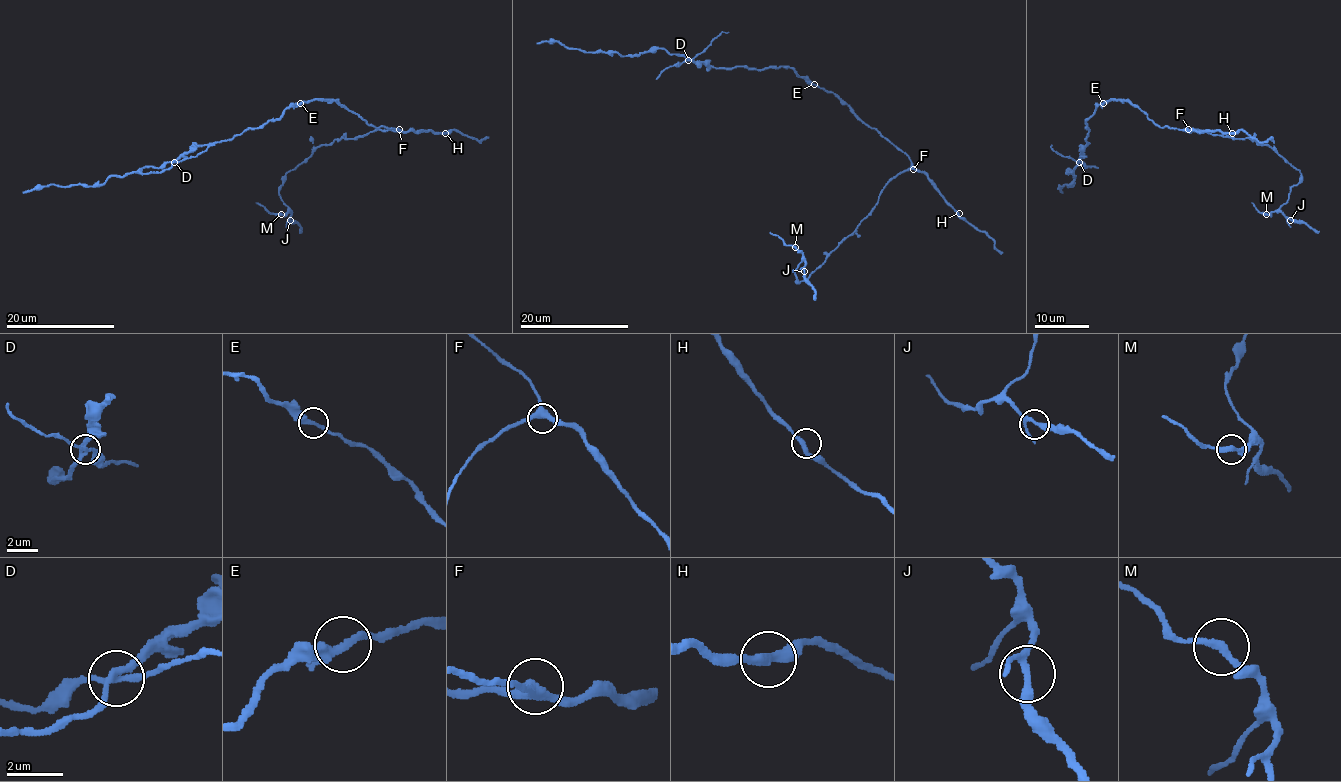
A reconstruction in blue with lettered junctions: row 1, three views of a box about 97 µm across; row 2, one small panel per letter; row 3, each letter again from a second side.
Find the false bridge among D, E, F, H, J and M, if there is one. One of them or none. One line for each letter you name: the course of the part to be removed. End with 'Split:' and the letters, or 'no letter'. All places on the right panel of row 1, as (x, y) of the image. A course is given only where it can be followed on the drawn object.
D: (1078, 161), (1055, 152), (1051, 145)
Split: D

